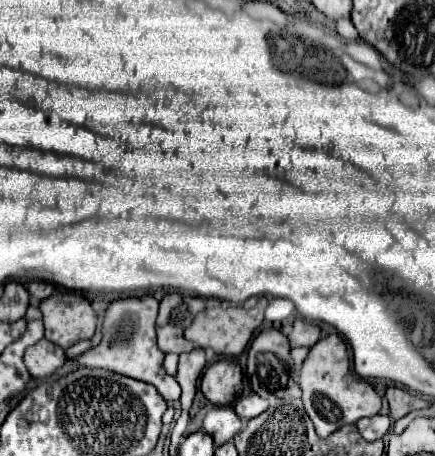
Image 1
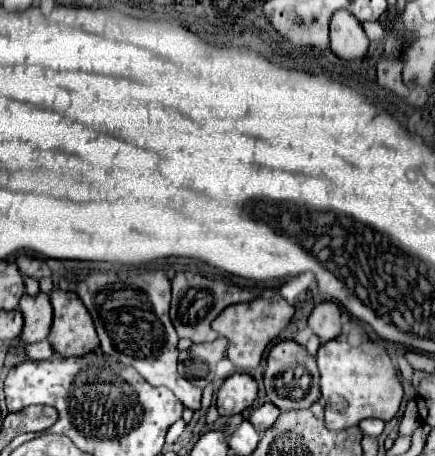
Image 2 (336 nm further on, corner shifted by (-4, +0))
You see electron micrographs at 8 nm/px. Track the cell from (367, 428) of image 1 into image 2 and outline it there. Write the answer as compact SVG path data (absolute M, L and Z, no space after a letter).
M365 418L365 420L361 420L361 424L359 424L359 428L361 428L361 432L365 434L365 436L379 436L381 432L383 432L383 422L381 420L377 420L377 418Z

